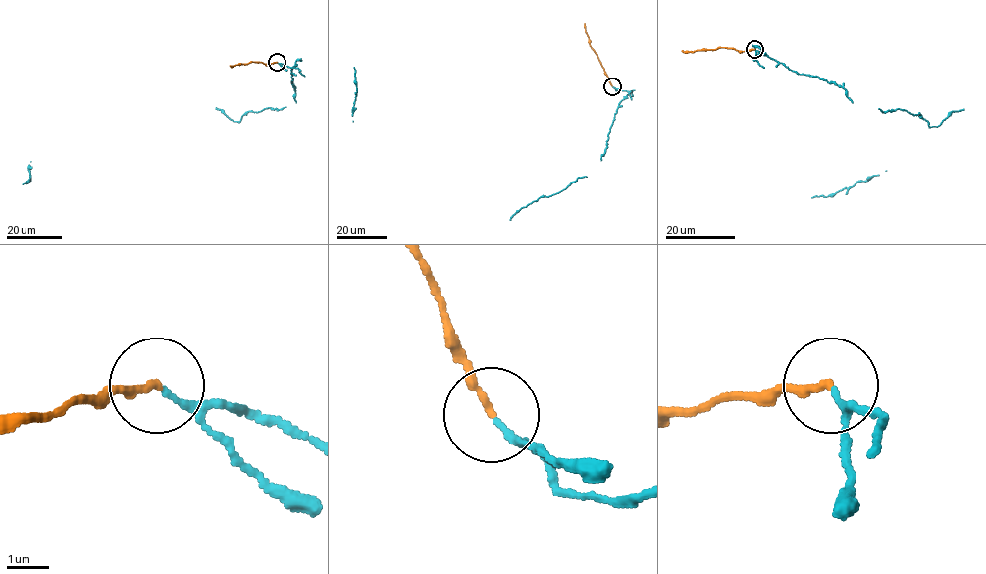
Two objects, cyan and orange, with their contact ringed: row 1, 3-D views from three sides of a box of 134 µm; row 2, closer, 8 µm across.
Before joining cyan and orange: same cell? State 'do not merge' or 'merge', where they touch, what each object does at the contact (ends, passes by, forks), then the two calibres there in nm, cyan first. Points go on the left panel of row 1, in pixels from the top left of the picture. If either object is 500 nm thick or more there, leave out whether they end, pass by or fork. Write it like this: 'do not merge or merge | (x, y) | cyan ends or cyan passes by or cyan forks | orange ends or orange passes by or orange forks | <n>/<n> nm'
merge | (277, 62) | cyan passes by | orange ends | 100/180 nm

